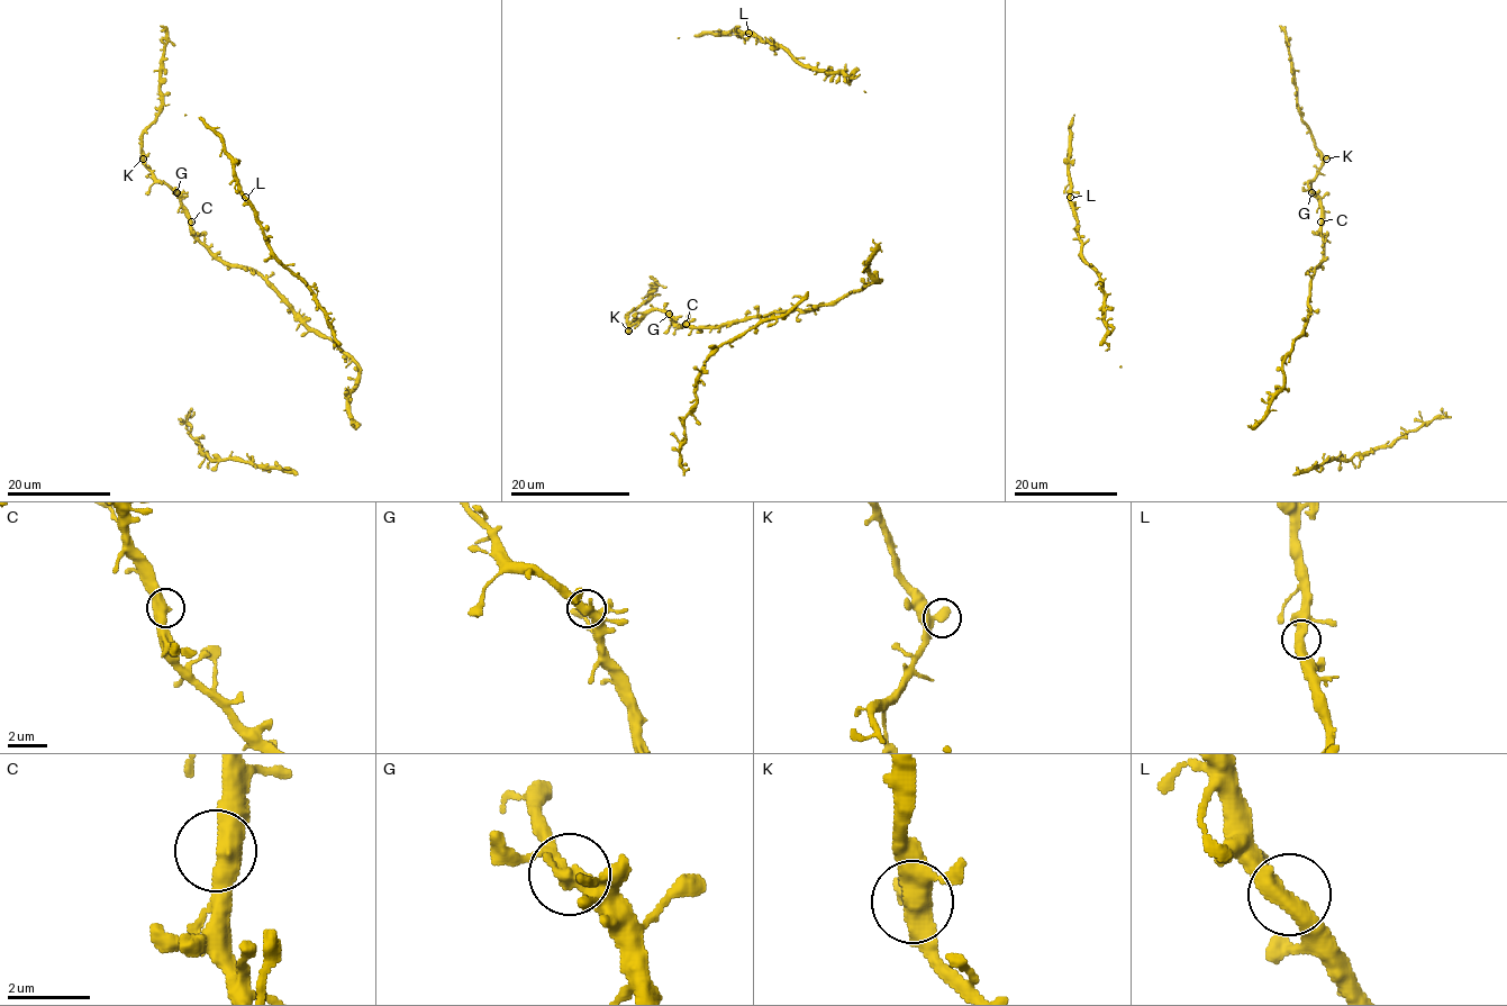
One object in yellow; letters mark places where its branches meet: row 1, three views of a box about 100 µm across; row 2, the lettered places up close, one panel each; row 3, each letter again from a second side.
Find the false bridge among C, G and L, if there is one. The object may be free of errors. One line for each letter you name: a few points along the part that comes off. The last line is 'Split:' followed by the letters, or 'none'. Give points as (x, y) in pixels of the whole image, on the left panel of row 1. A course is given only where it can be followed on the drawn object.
Split: none

